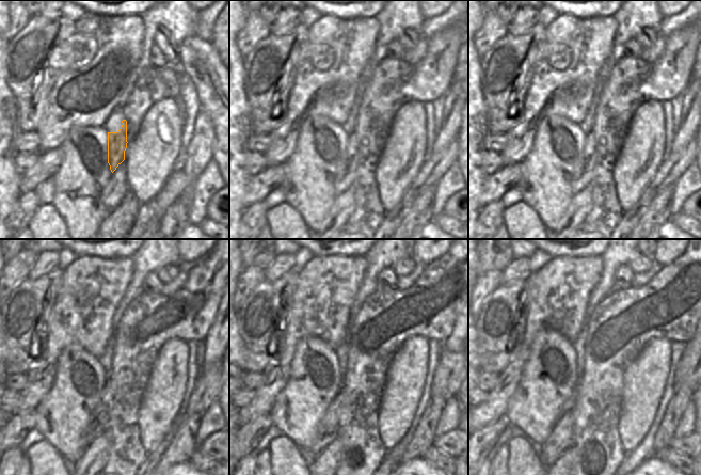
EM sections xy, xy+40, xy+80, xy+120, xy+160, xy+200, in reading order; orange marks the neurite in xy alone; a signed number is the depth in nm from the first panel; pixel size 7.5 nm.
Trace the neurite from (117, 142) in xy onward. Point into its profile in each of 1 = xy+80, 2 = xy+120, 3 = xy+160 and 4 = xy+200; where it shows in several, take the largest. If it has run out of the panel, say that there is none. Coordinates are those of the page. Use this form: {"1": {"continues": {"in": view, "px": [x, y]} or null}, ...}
{"1": {"continues": {"in": "xy+80", "px": [589, 152]}}, "2": {"continues": {"in": "xy+120", "px": [99, 423]}}, "3": {"continues": {"in": "xy+160", "px": [328, 427]}}, "4": {"continues": {"in": "xy+200", "px": [561, 437]}}}

